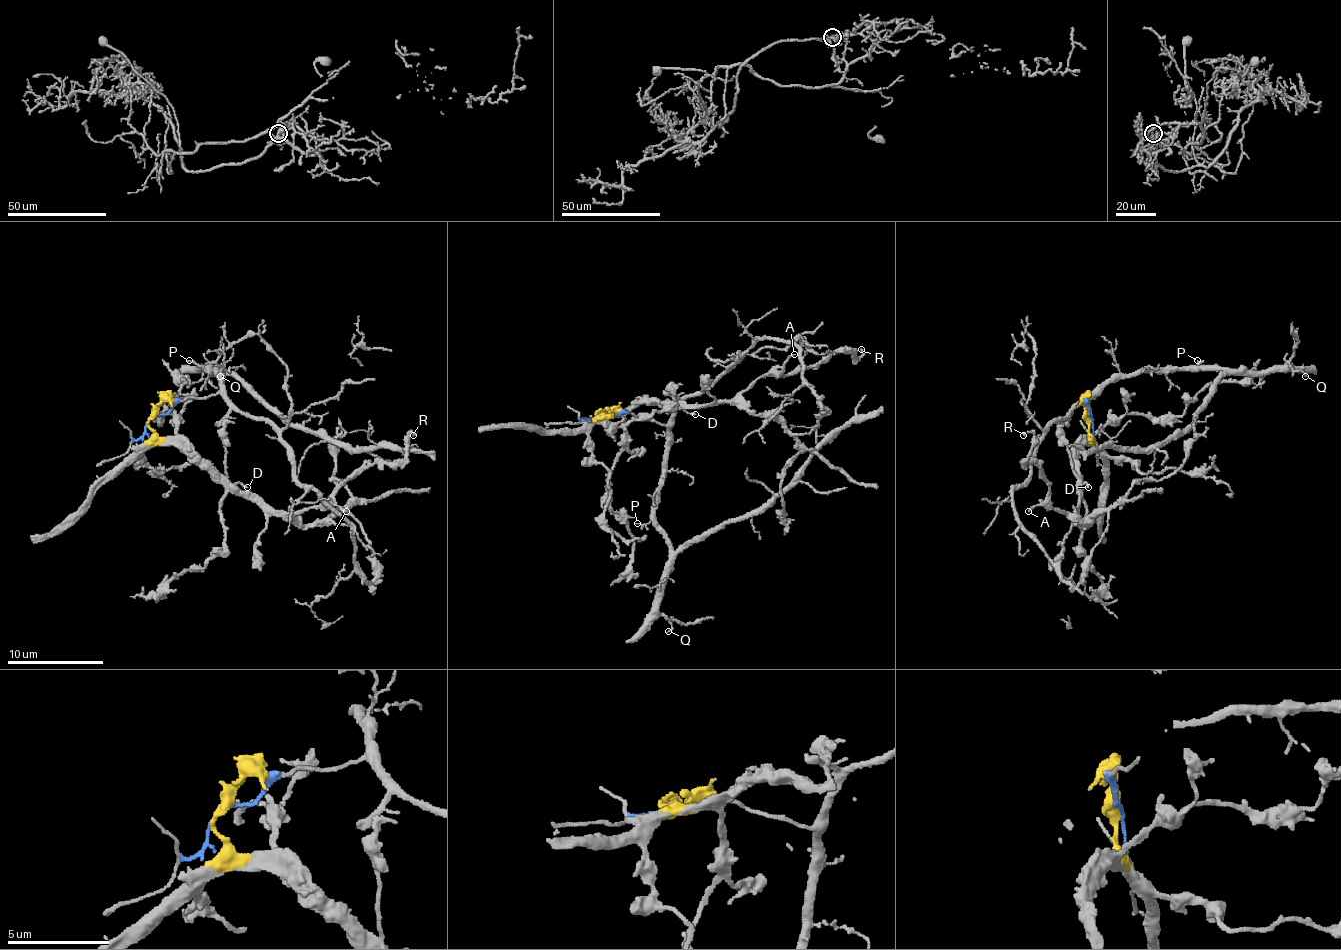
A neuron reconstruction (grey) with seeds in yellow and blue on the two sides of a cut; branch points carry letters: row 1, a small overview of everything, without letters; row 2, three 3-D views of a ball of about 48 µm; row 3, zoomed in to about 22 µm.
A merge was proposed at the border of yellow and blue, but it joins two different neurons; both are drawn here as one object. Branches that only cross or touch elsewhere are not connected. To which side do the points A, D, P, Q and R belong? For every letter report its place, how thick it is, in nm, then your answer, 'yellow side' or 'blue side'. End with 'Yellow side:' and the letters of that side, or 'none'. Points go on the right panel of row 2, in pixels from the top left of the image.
A: at (1028, 511); 150 nm thick; yellow side
D: at (1088, 487); 140 nm thick; yellow side
P: at (1197, 360); 100 nm thick; blue side
Q: at (1305, 376); 110 nm thick; blue side
R: at (1023, 435); 170 nm thick; yellow side
Yellow side: A, D, R

